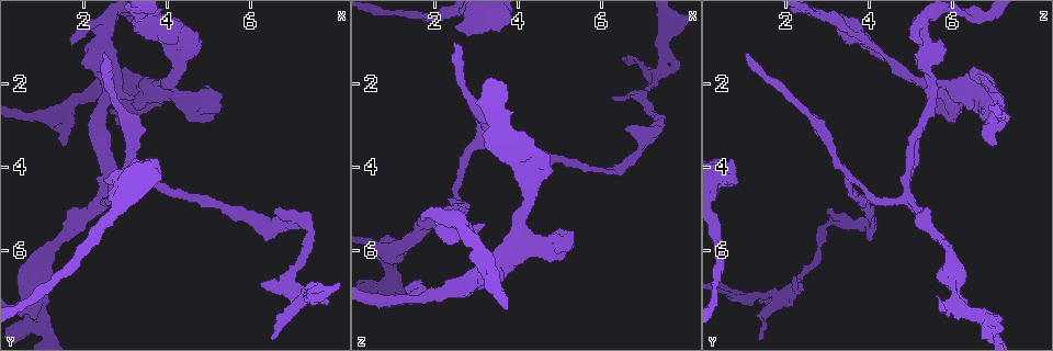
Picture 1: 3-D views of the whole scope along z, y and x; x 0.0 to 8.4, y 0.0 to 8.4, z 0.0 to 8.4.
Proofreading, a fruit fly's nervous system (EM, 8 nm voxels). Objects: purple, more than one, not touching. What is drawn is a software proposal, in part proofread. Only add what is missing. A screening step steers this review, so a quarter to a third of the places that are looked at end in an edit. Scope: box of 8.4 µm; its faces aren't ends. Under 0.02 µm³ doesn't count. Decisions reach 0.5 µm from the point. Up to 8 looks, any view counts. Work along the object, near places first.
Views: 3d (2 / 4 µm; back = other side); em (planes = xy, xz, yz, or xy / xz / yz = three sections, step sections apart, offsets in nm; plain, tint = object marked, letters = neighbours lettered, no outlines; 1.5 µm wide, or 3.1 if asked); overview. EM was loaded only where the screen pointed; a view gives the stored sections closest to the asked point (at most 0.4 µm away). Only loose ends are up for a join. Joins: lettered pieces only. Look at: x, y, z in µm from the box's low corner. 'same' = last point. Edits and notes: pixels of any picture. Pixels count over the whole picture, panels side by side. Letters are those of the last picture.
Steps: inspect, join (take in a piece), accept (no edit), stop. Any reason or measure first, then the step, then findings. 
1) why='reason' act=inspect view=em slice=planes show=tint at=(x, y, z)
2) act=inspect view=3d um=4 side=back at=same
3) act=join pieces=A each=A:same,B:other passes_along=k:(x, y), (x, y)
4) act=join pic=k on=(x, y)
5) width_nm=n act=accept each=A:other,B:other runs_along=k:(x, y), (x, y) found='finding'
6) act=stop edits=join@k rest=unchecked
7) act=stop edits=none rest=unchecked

why='an open end' act=inspect view=3d um=2 side=back at=(7.85, 7.25, 1.45)

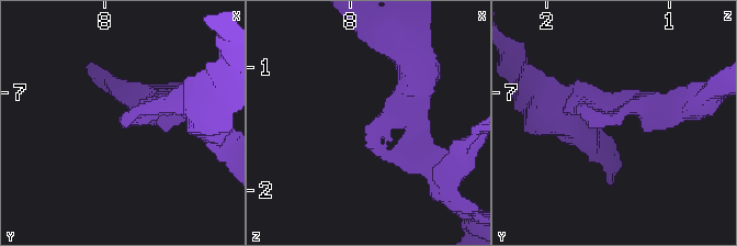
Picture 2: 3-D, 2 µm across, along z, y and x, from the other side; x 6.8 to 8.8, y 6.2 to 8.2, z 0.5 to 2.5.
arm_widths_nm=200,280 why='shape alone is not enough' act=inspect view=em slice=planes show=letters at=(7.86, 7.28, 1.46)

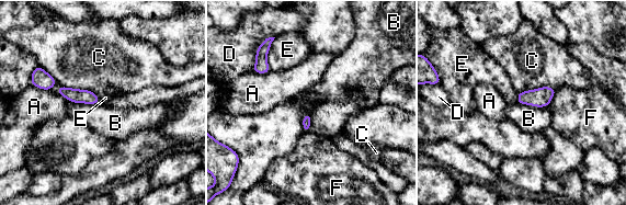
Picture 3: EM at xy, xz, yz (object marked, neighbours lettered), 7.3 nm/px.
act=accept each=A:other,B:other,C:other,D:other,E:other,F:other runs_along=3:(60, 89), (70, 94), (95, 100) found='none of them fits'

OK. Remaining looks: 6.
why='branch stops here' act=inspect view=em slice=planes show=letters at=(1.60, 3.40, 7.05)

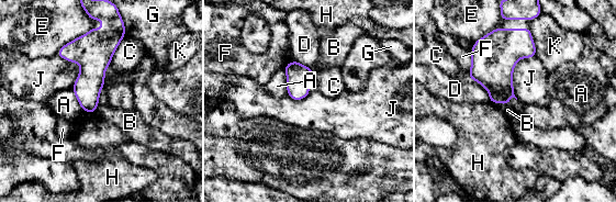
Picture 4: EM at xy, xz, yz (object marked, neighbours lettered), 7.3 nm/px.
width_nm=180 act=accept each=A:other,B:other,C:other,D:other,E:other,F:other,G:other,H:other,J:other,K:other border=4:(534, 56), (514, 67), (516, 99) found='no lettered piece goes on from it'

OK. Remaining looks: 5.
why='an open end' act=inspect view=3d um=2 at=(3.15, 2.35, 5.30)

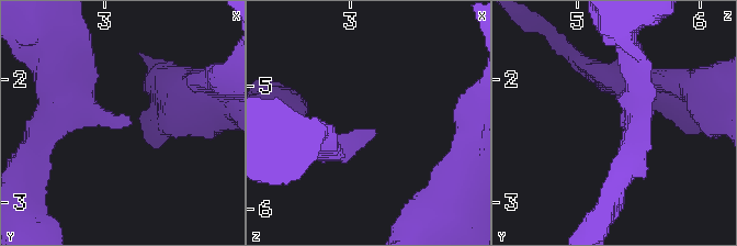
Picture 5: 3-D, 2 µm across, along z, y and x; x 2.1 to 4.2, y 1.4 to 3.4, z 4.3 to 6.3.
act=inspect view=em slice=planes show=letters at=(3.18, 2.38, 5.36)

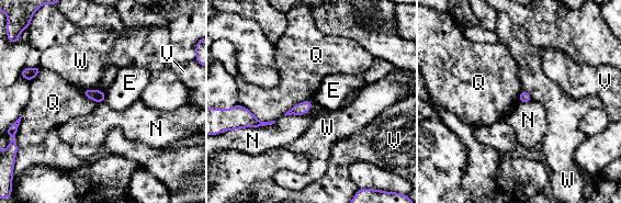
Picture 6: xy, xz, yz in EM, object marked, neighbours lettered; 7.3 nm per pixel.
act=accept each=E:other,N:other,Q:other,V:other,W:other border=6:(275, 121), (269, 125), (240, 128) found='none of them fits'

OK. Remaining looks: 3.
act=stop edits=none rest=unchecked

